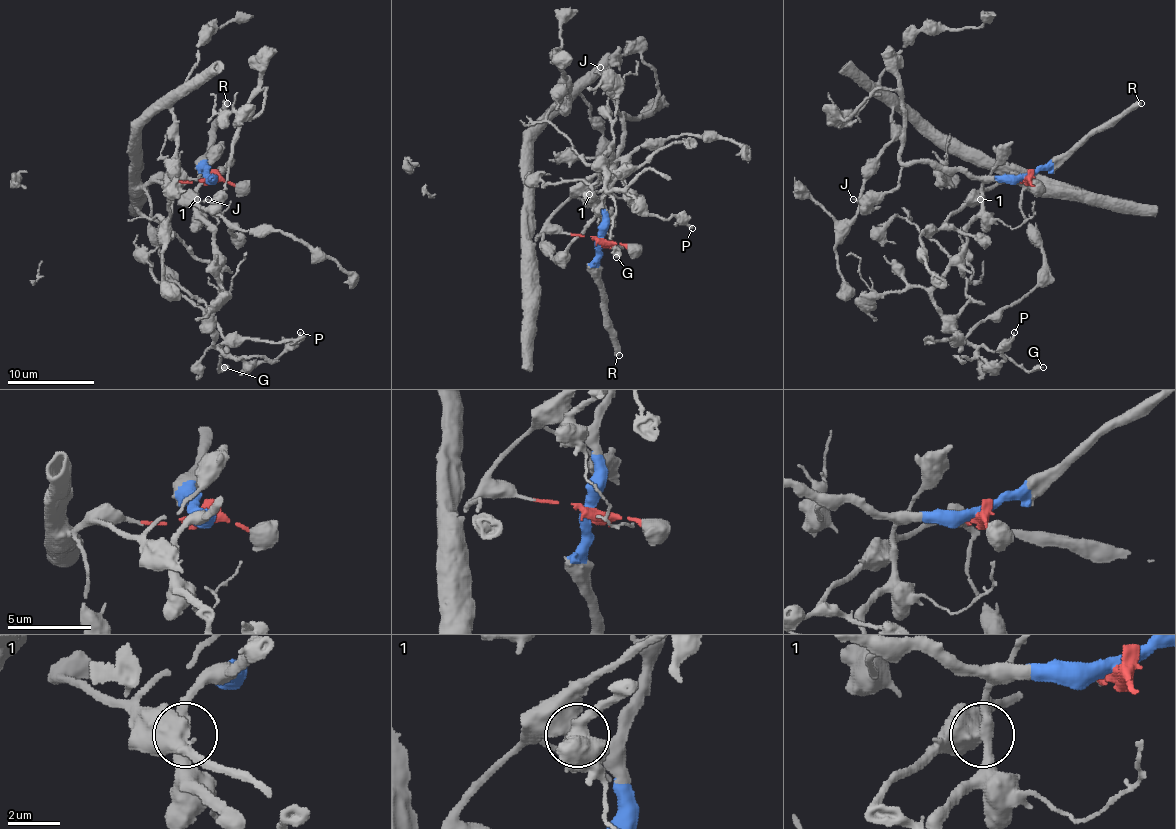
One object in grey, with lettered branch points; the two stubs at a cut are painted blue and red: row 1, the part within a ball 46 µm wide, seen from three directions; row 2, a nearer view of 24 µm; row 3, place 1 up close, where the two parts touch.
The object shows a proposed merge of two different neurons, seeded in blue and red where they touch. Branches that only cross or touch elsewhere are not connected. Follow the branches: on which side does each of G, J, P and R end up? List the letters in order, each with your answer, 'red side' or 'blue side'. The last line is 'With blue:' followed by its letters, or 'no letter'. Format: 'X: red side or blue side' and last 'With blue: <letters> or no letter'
G: blue side
J: blue side
P: blue side
R: blue side
With blue: G, J, P, R

